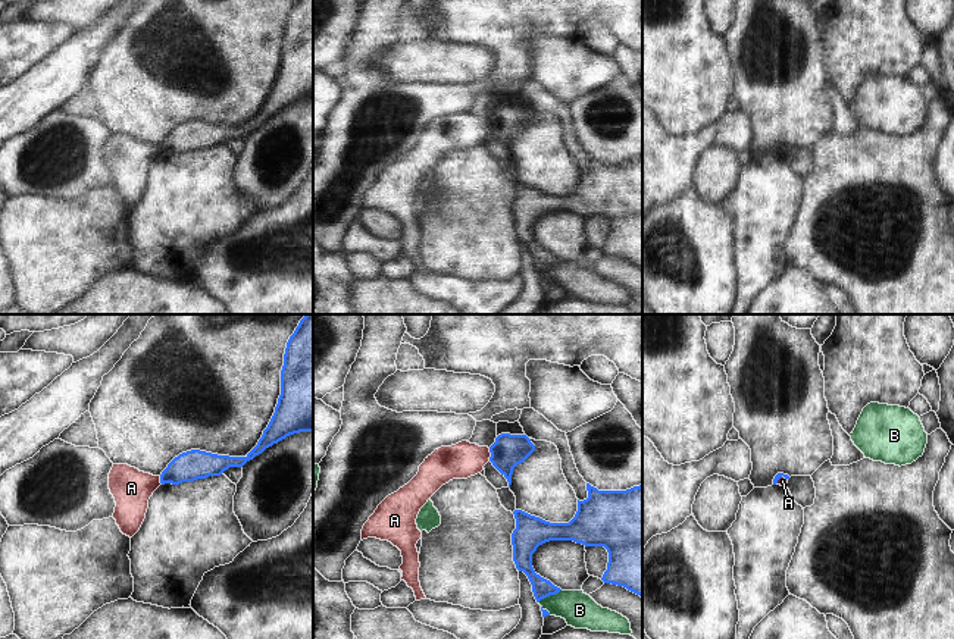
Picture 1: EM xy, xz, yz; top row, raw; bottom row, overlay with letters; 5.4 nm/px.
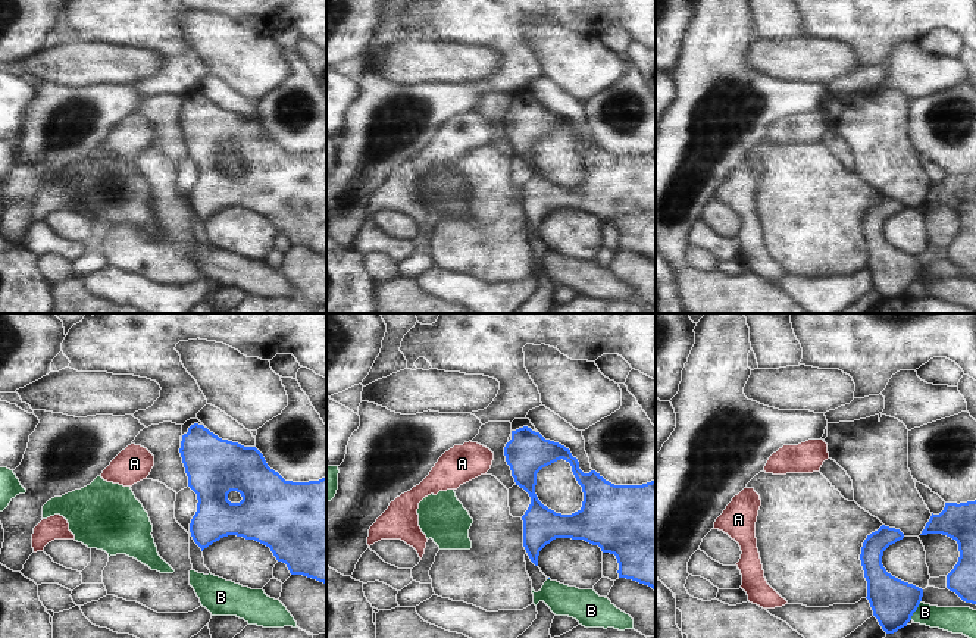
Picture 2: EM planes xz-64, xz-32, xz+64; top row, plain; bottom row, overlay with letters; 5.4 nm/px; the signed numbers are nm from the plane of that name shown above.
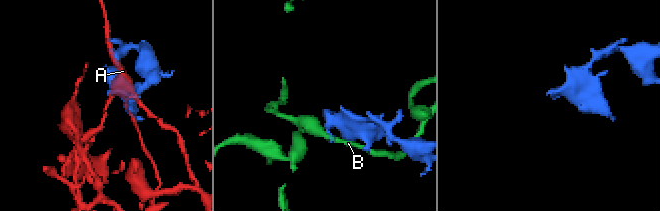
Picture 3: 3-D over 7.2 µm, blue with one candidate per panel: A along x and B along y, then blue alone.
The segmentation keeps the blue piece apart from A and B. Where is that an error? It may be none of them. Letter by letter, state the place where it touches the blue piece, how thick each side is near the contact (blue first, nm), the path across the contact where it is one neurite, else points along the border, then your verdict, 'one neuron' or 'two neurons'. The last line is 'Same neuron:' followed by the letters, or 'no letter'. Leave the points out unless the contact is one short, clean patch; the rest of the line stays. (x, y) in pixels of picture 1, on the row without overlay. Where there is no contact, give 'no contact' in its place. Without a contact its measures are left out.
A: xz (491, 125) | 180/190 nm | along xz (488, 119), (490, 131) | two neurons
B: xz (549, 266) | 110/190 nm | two neurons
Same neuron: no letter

